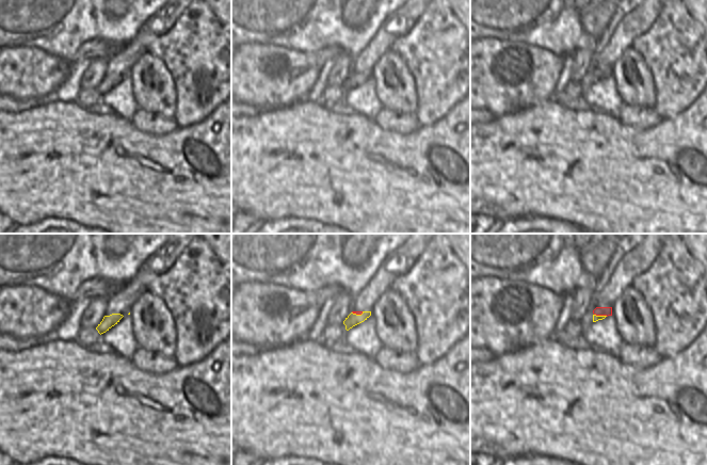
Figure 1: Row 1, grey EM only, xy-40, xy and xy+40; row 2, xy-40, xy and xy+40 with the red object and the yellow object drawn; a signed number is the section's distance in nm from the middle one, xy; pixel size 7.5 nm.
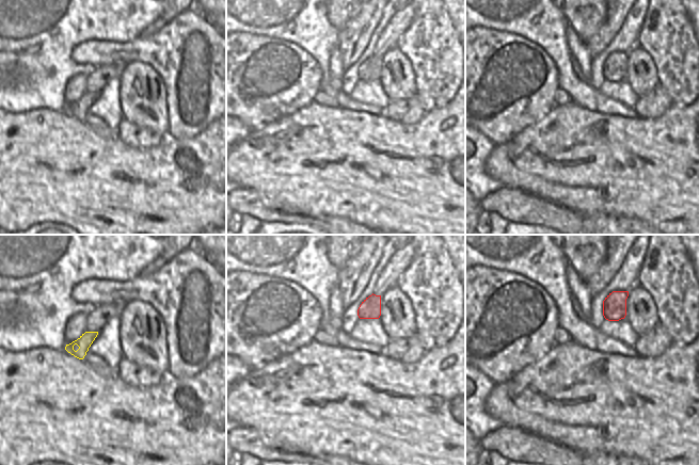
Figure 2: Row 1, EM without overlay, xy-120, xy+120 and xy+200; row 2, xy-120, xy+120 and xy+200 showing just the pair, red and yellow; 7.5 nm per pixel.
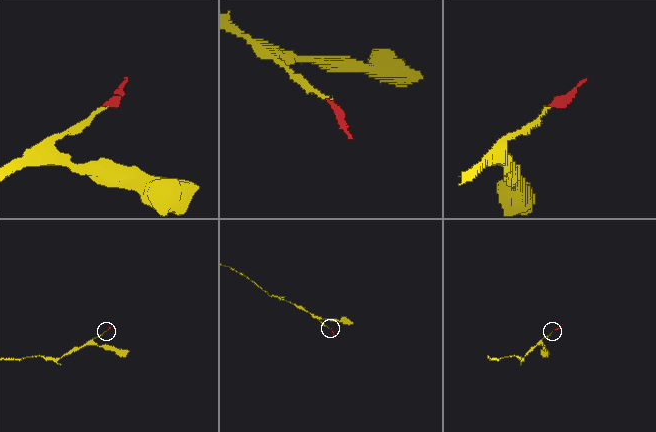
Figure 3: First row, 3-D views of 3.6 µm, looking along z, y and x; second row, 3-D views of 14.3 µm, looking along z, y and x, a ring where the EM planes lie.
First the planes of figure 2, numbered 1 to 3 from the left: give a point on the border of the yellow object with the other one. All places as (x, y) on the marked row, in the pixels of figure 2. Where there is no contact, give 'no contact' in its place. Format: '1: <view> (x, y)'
1: no contact
2: no contact
3: no contact

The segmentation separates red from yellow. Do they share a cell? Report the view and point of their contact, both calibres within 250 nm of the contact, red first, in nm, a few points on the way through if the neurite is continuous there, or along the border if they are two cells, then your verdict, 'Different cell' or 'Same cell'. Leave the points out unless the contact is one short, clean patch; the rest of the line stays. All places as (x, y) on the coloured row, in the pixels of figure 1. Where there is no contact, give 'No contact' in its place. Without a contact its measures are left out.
Touches red at xy+40 (600, 315). Thickness 70 nm (red) against 50 nm. Path across: xy+40 (607, 311), (600, 315), (595, 318). Same cell

